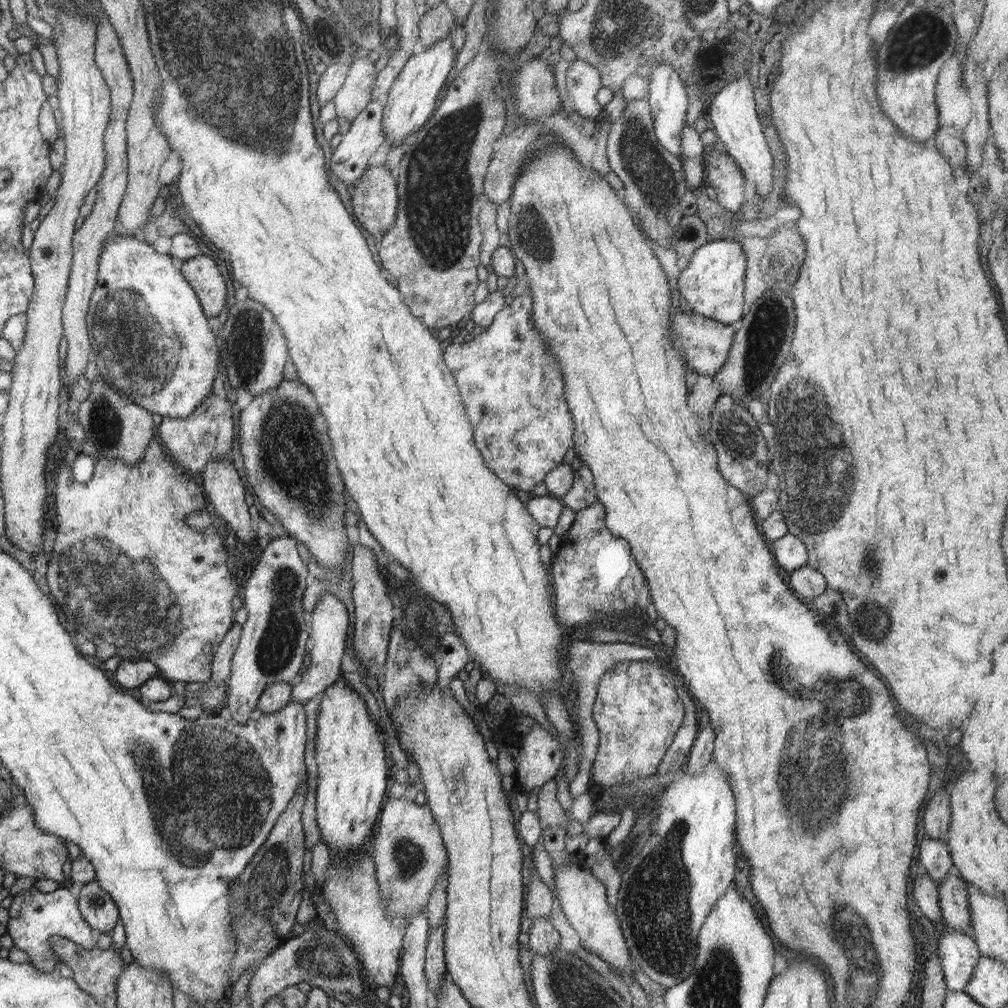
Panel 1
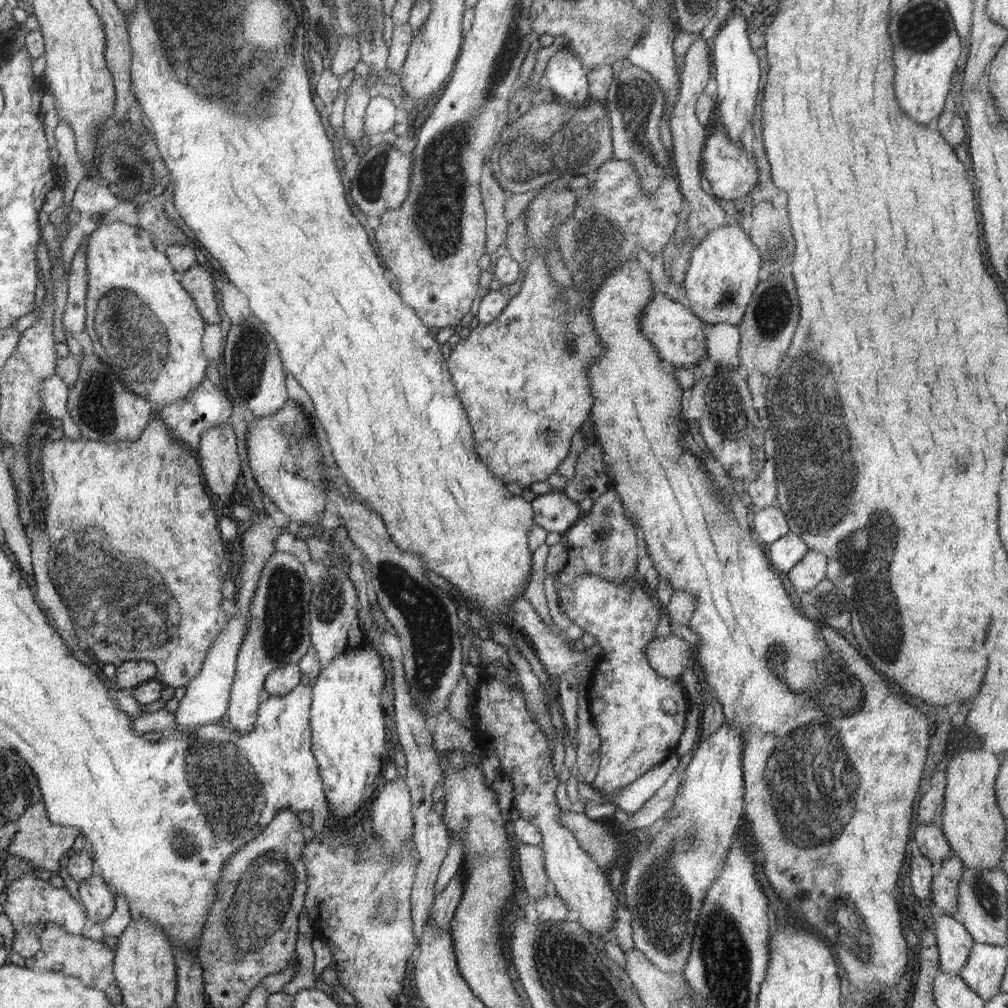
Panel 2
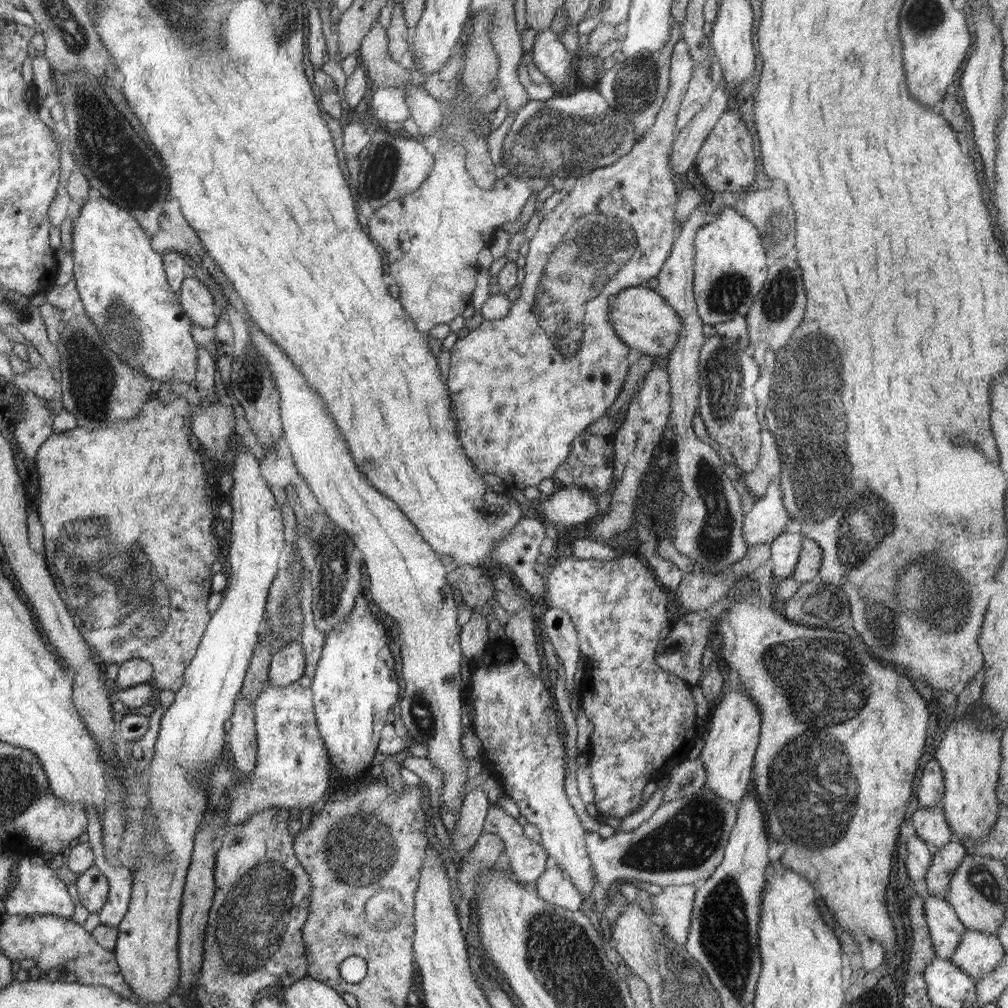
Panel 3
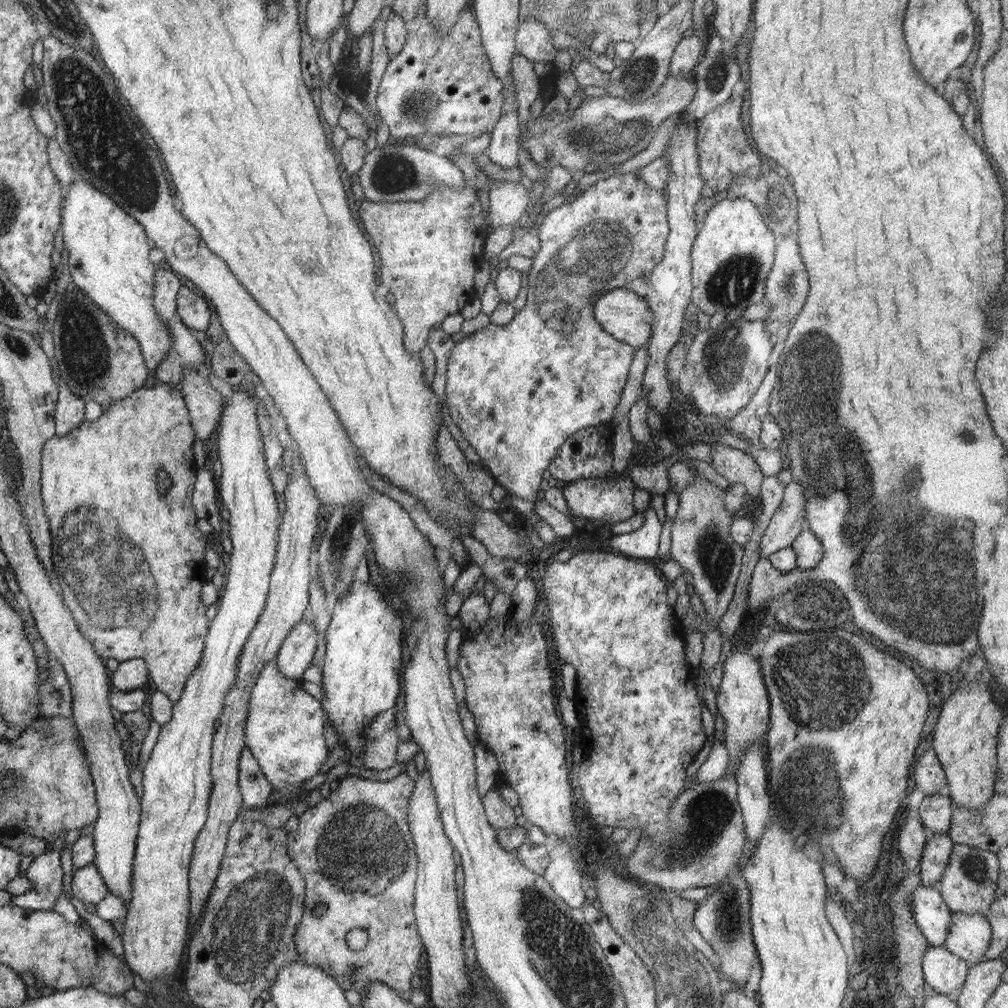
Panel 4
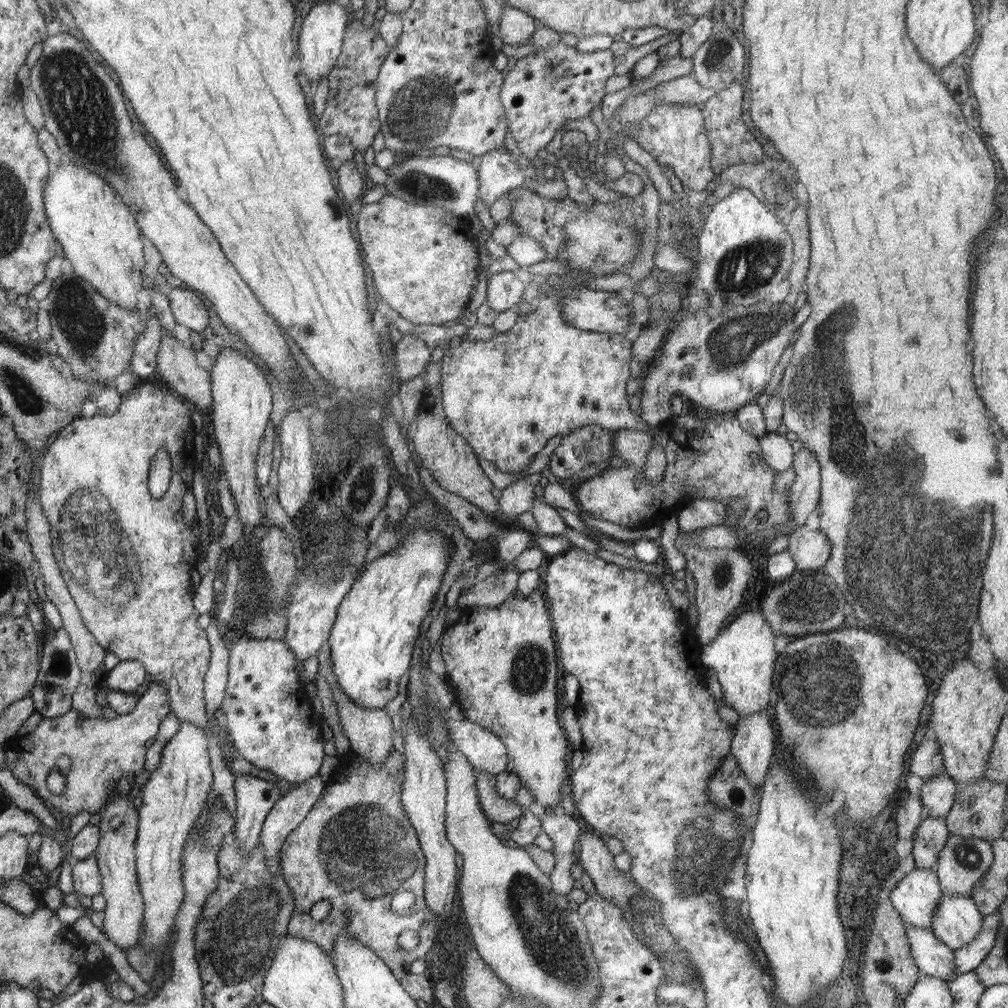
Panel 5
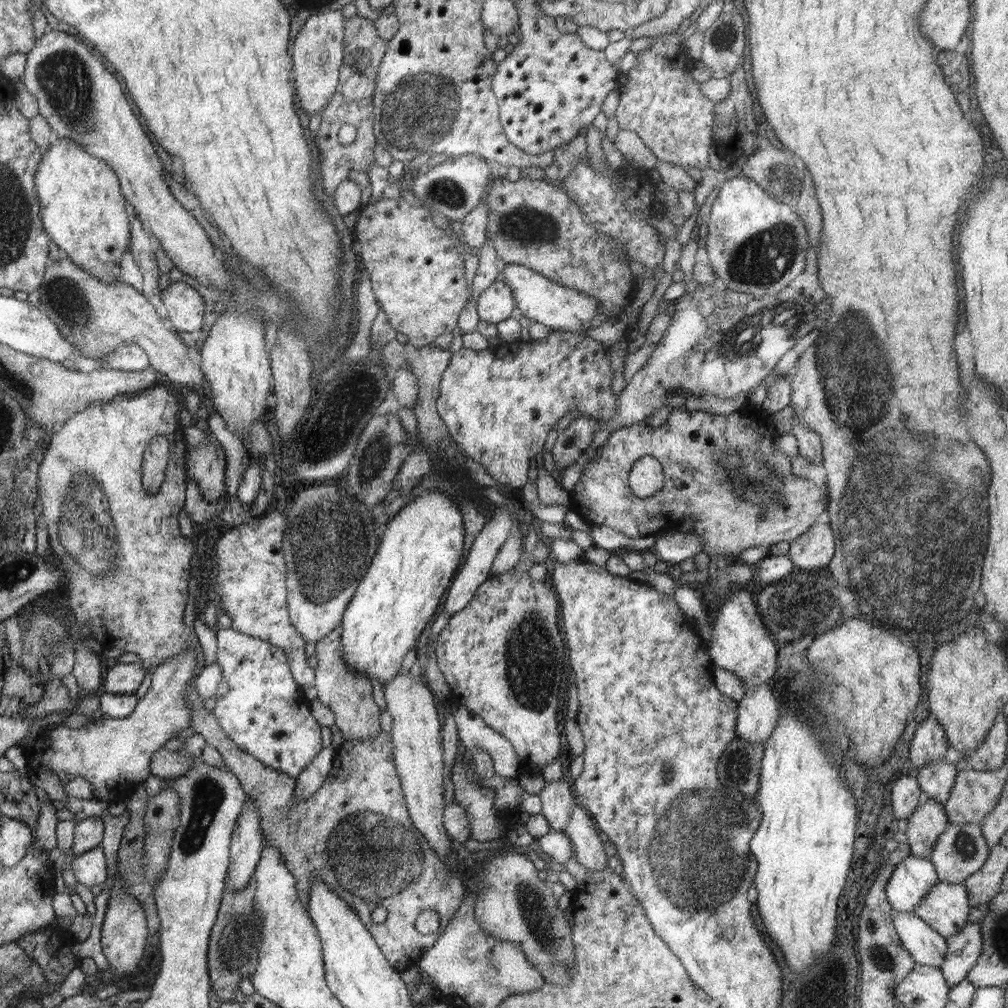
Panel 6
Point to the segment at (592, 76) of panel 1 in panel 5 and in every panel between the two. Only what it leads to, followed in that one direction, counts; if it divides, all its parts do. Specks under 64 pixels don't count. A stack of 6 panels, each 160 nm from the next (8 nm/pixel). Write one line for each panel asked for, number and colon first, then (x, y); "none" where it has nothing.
2: (566, 76)
3: (550, 56)
4: (533, 41)
5: (515, 27)

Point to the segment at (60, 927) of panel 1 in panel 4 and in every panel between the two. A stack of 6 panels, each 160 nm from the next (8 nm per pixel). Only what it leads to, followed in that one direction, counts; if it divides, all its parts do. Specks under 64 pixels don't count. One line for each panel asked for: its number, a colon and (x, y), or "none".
2: (30, 901)
3: (37, 890)
4: (45, 873)

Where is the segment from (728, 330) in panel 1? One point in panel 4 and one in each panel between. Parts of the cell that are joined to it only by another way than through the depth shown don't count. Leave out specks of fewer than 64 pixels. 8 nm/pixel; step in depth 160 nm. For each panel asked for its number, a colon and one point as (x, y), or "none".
2: (676, 332)
3: (641, 318)
4: (622, 313)

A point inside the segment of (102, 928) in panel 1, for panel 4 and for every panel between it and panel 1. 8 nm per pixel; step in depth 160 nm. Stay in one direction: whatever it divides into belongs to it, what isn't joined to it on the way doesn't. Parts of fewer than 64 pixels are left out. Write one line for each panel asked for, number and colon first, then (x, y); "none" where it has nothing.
2: (99, 901)
3: (93, 886)
4: (88, 884)

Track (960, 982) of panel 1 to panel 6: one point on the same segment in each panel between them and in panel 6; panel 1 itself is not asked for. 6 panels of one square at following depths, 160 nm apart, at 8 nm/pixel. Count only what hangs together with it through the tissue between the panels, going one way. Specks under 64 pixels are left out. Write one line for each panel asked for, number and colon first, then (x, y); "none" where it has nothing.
2: (954, 942)
3: (946, 930)
4: (932, 915)
5: (916, 897)
6: (912, 879)

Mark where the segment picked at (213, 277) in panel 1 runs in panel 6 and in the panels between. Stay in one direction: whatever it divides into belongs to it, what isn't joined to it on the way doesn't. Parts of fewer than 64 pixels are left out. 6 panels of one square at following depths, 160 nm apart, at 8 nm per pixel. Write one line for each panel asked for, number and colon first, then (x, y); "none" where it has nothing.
2: (199, 282)
3: (197, 301)
4: (195, 313)
5: (188, 309)
6: (183, 306)

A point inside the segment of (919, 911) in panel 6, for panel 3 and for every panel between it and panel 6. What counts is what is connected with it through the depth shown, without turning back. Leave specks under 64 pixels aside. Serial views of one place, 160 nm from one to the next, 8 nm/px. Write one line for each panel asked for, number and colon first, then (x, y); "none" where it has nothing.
3: (978, 954)
4: (969, 936)
5: (958, 920)

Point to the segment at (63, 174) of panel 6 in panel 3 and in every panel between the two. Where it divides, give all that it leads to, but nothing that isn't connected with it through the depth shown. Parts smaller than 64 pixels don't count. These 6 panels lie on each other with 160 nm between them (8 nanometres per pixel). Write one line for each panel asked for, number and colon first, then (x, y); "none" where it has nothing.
3: (122, 282)
4: (108, 255)
5: (100, 237)

